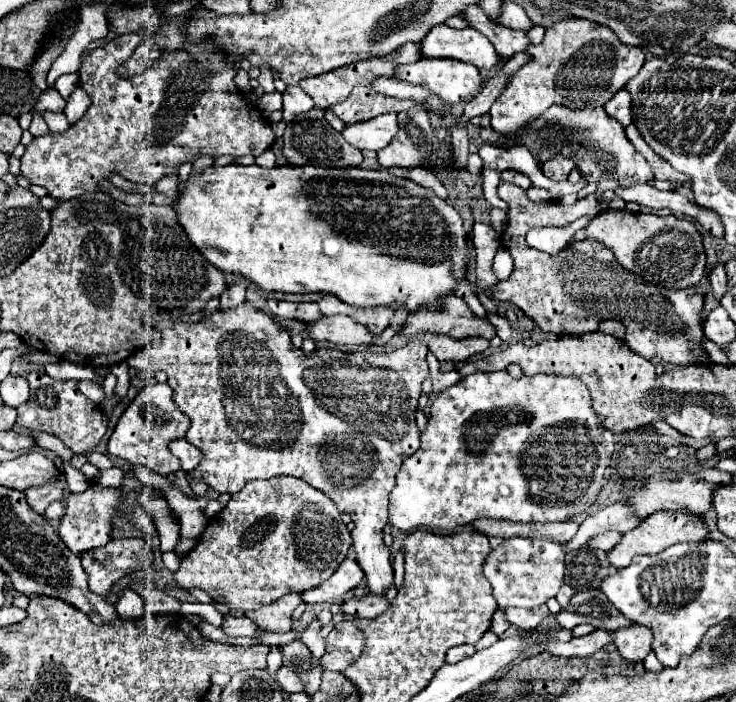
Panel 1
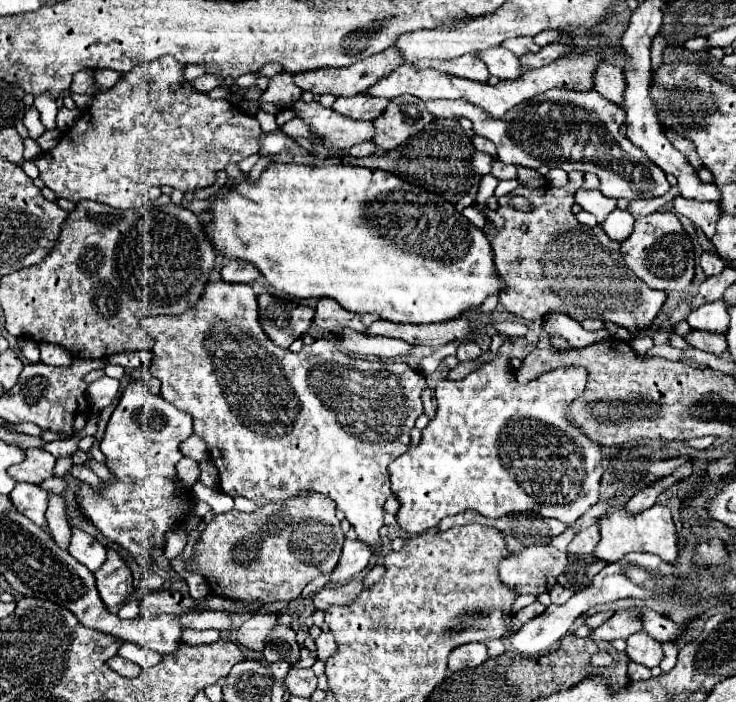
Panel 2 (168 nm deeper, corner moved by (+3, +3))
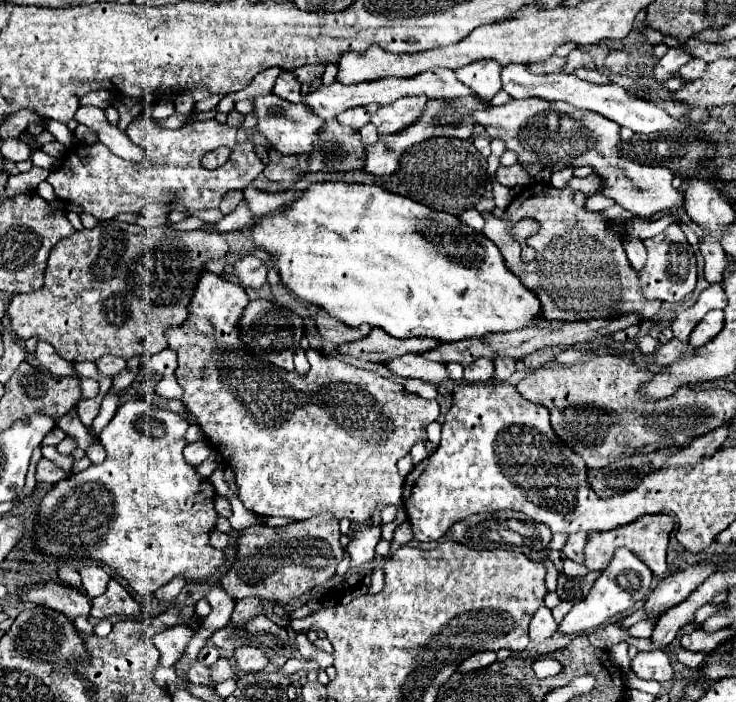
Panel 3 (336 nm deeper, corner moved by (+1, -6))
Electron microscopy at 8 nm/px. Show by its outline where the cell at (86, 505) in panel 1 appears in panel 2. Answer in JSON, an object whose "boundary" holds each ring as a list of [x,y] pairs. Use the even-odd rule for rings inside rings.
{"boundary":[[[72,526],[68,552],[78,562],[82,562],[90,572],[98,570],[106,560],[106,548],[94,536],[90,536],[88,532],[84,532],[82,528],[76,528],[76,526]]]}

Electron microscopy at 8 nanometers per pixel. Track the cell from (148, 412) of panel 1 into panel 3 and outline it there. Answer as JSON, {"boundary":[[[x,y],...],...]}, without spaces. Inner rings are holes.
{"boundary":[[[130,399],[126,403],[122,403],[114,415],[114,419],[104,427],[104,431],[100,433],[100,441],[106,449],[106,459],[100,463],[100,465],[90,465],[86,471],[80,471],[80,473],[72,473],[70,477],[66,477],[64,481],[52,485],[52,489],[44,495],[44,499],[40,501],[38,509],[36,509],[36,521],[34,521],[34,549],[44,553],[44,555],[56,555],[60,559],[94,559],[94,561],[102,561],[104,565],[108,565],[110,569],[114,569],[118,575],[122,575],[128,585],[145,599],[152,599],[154,591],[160,589],[162,585],[170,583],[176,575],[182,575],[186,581],[196,581],[196,583],[208,583],[212,579],[212,575],[216,573],[218,567],[222,567],[226,563],[226,557],[222,551],[210,547],[210,533],[214,531],[214,525],[216,525],[216,519],[218,519],[218,513],[214,509],[214,485],[208,483],[206,479],[202,479],[198,473],[196,473],[196,467],[192,467],[190,463],[184,461],[184,447],[186,447],[186,441],[184,441],[184,433],[188,429],[188,423],[178,415],[178,413],[172,413],[168,409],[160,409],[148,401],[142,401],[142,399]],[[106,493],[110,495],[112,503],[106,503]]]}

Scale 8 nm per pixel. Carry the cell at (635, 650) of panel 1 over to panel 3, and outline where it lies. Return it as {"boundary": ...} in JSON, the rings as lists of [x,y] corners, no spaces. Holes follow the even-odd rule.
{"boundary":[[[648,651],[638,653],[632,661],[632,671],[640,679],[654,679],[654,681],[670,681],[672,679],[672,665],[664,651]]]}

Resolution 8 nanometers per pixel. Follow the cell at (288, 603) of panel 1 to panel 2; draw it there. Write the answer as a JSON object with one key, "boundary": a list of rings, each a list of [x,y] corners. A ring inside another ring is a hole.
{"boundary":[[[252,614],[248,620],[242,622],[242,626],[236,632],[236,640],[238,644],[242,644],[244,648],[262,652],[264,644],[266,644],[266,636],[270,634],[270,630],[278,624],[278,616],[276,614]]]}

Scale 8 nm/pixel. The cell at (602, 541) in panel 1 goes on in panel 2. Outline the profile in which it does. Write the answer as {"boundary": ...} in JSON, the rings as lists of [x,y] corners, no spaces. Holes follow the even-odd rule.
{"boundary":[[[598,524],[580,530],[576,538],[570,542],[568,552],[570,554],[592,554],[594,546],[598,546]]]}

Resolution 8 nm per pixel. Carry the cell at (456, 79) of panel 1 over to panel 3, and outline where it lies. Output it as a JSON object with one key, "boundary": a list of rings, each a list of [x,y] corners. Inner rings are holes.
{"boundary":[[[482,59],[462,69],[456,69],[456,75],[462,83],[466,83],[472,89],[472,93],[480,95],[484,101],[490,101],[502,89],[500,71],[502,67],[496,61]]]}

